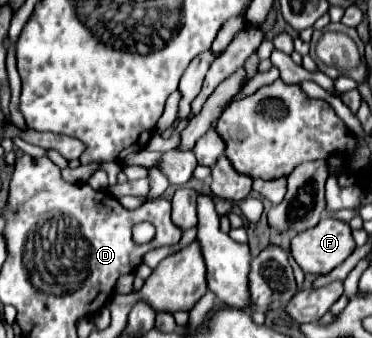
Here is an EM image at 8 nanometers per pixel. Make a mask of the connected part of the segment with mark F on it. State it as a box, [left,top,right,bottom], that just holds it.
[291,218,355,274]

